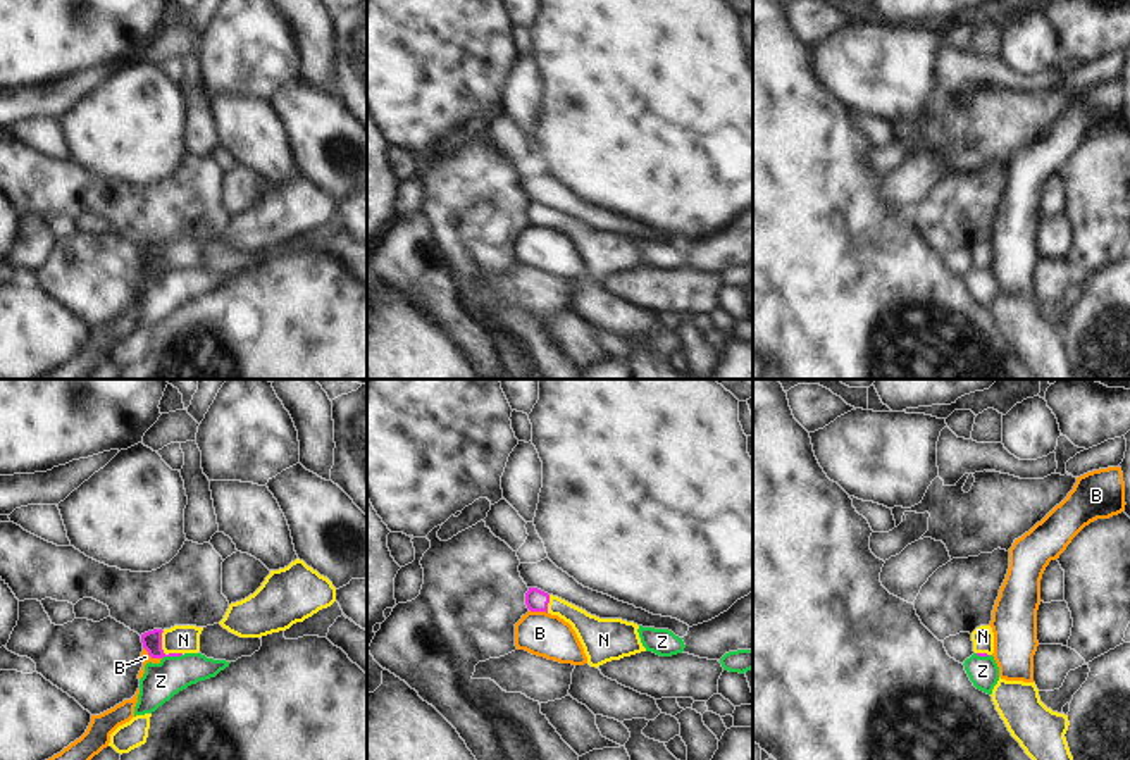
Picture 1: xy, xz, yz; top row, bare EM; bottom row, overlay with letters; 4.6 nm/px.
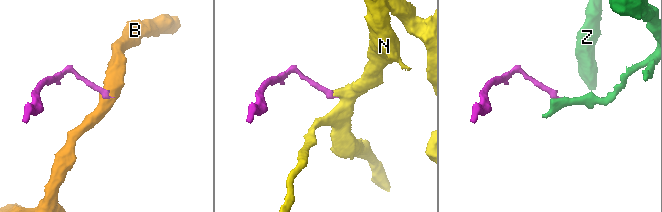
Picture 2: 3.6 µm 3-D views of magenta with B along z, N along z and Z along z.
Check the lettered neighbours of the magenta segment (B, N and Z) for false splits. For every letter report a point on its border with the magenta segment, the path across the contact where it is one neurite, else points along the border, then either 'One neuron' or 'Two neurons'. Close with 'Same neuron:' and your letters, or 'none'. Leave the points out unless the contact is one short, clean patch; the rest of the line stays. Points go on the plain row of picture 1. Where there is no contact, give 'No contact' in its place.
B: Touches magenta at xy (152, 271). Boundary: xy (143, 261), (152, 271), (161, 273). Two neurons
N: Touches magenta at xy (162, 266). Path across: xy (152, 255), (162, 266), (173, 255), (183, 254). One neuron
Z: Touches magenta at xy (171, 269). Boundary: xy (181, 267), (162, 273). Two neurons
Same neuron: N

